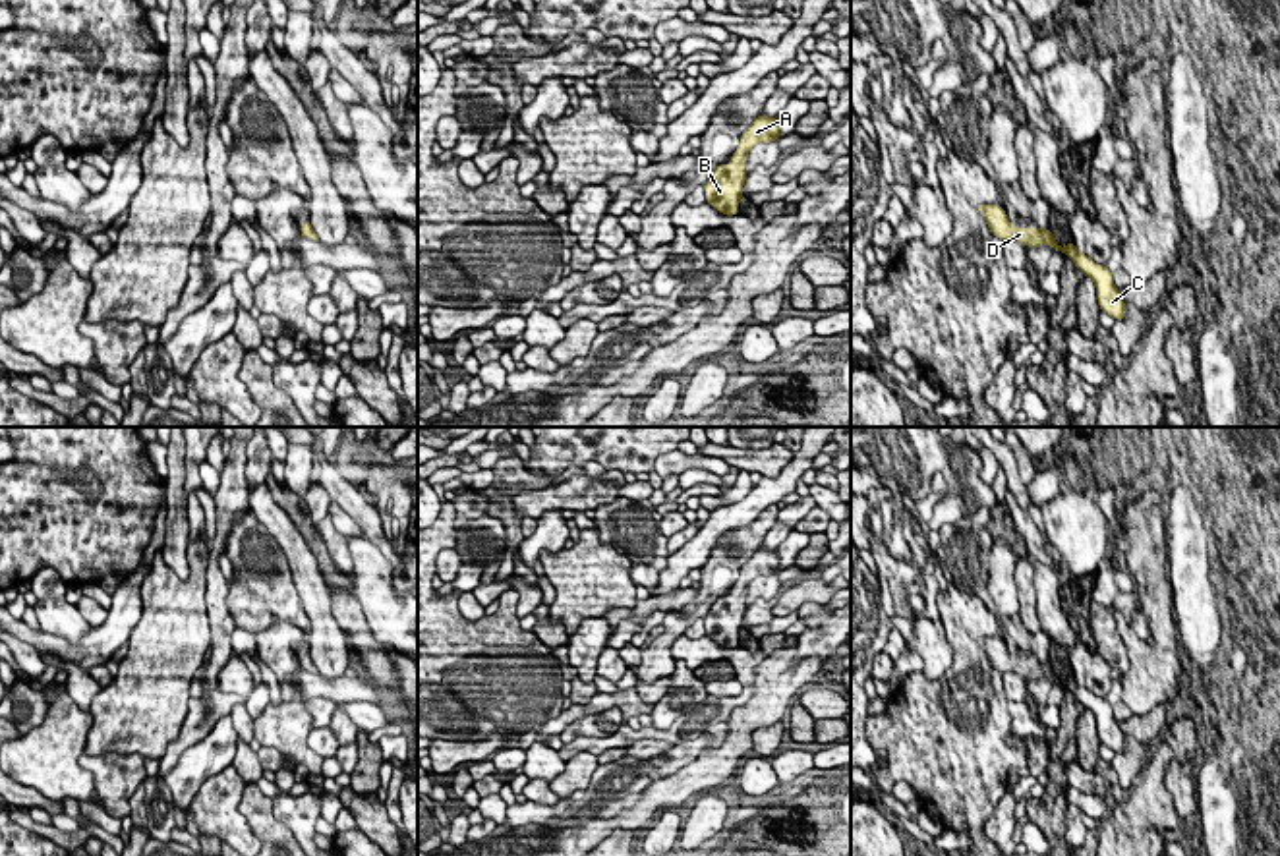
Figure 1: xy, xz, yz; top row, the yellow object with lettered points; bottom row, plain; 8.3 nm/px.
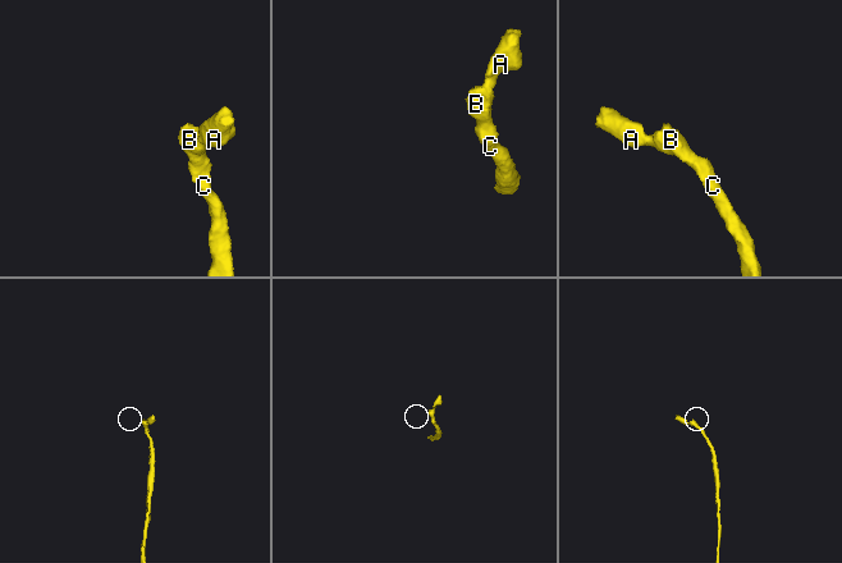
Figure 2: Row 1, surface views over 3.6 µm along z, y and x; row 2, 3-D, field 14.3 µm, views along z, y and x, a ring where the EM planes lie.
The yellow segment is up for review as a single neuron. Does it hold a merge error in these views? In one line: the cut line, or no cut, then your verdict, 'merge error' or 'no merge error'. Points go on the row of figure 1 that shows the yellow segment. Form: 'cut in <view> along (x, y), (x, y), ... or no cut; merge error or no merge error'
no cut; no merge error

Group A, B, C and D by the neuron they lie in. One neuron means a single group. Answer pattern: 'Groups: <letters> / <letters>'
Groups: A B C D

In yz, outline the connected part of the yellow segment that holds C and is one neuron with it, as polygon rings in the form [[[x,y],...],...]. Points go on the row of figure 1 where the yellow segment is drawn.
[[[978,205],[976,209],[984,216],[990,232],[1000,240],[1011,238],[1029,247],[1040,247],[1044,243],[1050,243],[1054,251],[1063,251],[1075,263],[1075,267],[1094,282],[1100,309],[1106,311],[1114,321],[1127,317],[1123,305],[1125,301],[1120,298],[1120,292],[1114,286],[1114,276],[1106,269],[1106,265],[1094,263],[1091,257],[1081,253],[1071,242],[1065,247],[1060,247],[1050,228],[1040,230],[1038,226],[1011,226],[1007,220],[1007,213],[1000,205]]]

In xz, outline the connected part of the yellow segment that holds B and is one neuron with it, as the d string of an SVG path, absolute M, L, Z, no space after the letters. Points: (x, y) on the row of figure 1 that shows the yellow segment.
M756 116L750 128L741 135L737 151L727 166L717 164L704 184L706 201L727 216L739 214L742 184L746 180L746 157L756 143L779 139L777 118Z

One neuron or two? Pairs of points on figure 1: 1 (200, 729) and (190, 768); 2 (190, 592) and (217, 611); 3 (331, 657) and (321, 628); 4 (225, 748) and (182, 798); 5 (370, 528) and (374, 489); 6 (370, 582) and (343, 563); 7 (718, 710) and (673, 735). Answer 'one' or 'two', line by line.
1: two
2: two
3: one
4: one
5: two
6: two
7: one

